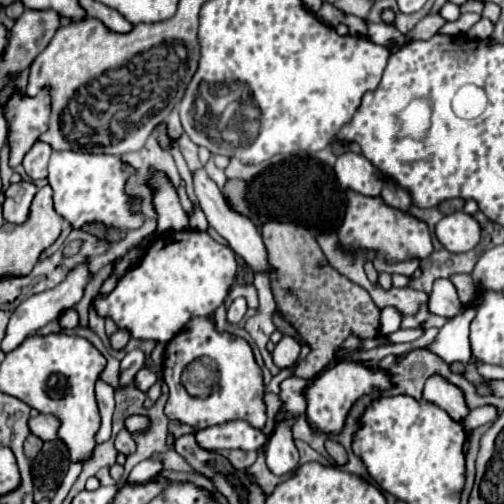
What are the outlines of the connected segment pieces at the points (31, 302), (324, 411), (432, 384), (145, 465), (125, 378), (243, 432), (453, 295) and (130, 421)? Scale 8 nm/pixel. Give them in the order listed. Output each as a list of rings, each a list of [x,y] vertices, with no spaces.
[[[80,263],[78,267],[74,267],[74,269],[68,273],[66,281],[60,283],[58,287],[54,287],[52,291],[42,291],[42,293],[38,293],[38,295],[28,297],[26,301],[22,301],[22,303],[16,307],[16,311],[12,313],[10,321],[8,321],[6,335],[4,335],[4,339],[2,339],[2,351],[4,351],[4,353],[14,351],[26,337],[30,337],[30,335],[34,335],[36,331],[40,331],[46,323],[58,319],[66,309],[74,307],[74,305],[82,299],[88,281],[90,281],[90,273],[88,273],[88,269],[86,269],[86,263]]]
[[[338,361],[332,369],[318,375],[314,383],[306,389],[306,399],[308,399],[306,417],[318,431],[338,433],[344,427],[344,417],[350,411],[350,405],[358,397],[362,397],[364,393],[372,393],[374,389],[388,389],[388,387],[390,387],[390,375],[386,371],[374,371],[360,363]]]
[[[432,375],[424,385],[424,399],[442,407],[452,419],[462,421],[468,415],[468,405],[458,387],[442,379],[440,375]]]
[[[146,459],[146,461],[138,463],[138,465],[132,469],[132,473],[130,473],[128,481],[130,481],[130,483],[134,483],[134,481],[136,481],[136,483],[146,481],[146,479],[154,477],[156,473],[160,473],[160,471],[162,471],[162,467],[164,467],[164,463],[162,463],[160,459]]]
[[[134,349],[134,351],[126,353],[126,357],[122,359],[122,365],[120,365],[120,383],[122,385],[132,385],[134,375],[144,365],[144,359],[146,359],[146,355],[140,349]]]
[[[228,421],[216,427],[206,427],[196,431],[196,443],[202,449],[260,449],[266,445],[270,435],[254,429],[244,421]]]
[[[438,279],[434,283],[434,289],[432,289],[430,299],[428,299],[428,307],[432,313],[444,315],[444,317],[454,317],[462,311],[458,293],[448,279]]]
[[[131,415],[126,419],[126,429],[128,431],[144,431],[148,428],[148,425],[150,425],[150,422],[142,415]]]

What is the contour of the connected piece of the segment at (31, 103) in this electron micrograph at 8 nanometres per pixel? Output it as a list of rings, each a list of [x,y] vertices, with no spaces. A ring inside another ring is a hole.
[[[42,89],[36,97],[12,95],[4,113],[16,113],[8,119],[10,145],[34,145],[48,129],[50,117],[50,91]]]

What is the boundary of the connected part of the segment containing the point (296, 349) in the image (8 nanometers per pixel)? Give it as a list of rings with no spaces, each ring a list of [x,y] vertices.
[[[282,337],[280,343],[276,345],[276,349],[272,351],[272,359],[274,359],[274,365],[278,365],[280,369],[288,369],[296,363],[300,355],[300,343],[292,337]]]

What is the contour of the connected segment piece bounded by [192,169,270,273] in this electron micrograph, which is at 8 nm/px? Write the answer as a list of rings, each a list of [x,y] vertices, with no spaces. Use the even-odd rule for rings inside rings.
[[[196,169],[196,171],[192,173],[192,181],[194,181],[194,193],[196,193],[196,197],[198,197],[198,203],[200,203],[202,211],[204,211],[204,215],[208,217],[210,227],[216,229],[216,231],[230,243],[230,247],[232,247],[240,257],[244,257],[246,265],[248,265],[252,271],[256,271],[256,273],[258,273],[258,271],[268,271],[268,273],[270,273],[270,263],[268,263],[268,257],[266,257],[266,247],[264,247],[264,243],[262,243],[260,233],[258,233],[256,227],[252,225],[252,221],[250,221],[248,217],[244,217],[244,215],[240,215],[240,213],[236,213],[236,211],[230,209],[230,205],[226,203],[222,191],[220,191],[218,185],[208,177],[208,173],[206,173],[204,169]]]

